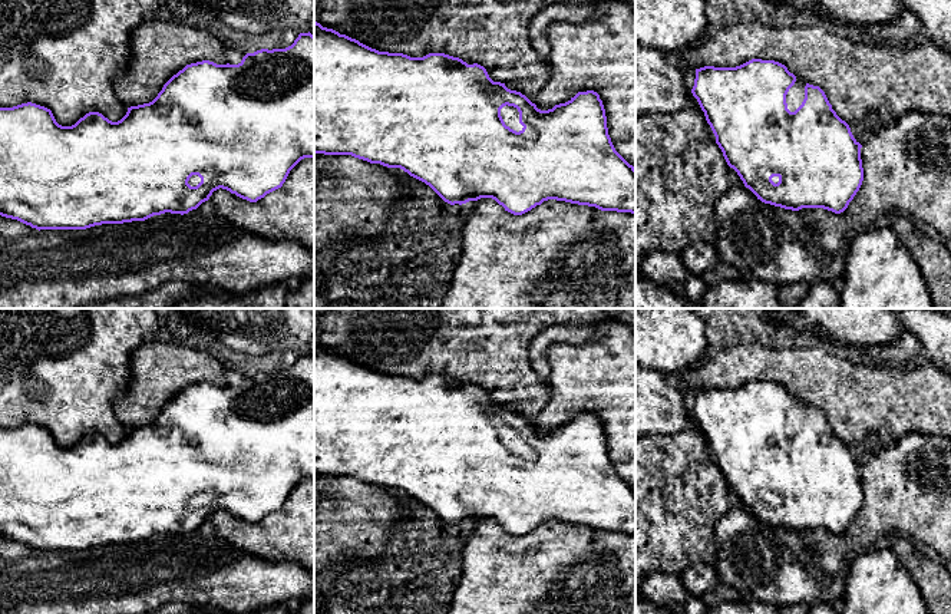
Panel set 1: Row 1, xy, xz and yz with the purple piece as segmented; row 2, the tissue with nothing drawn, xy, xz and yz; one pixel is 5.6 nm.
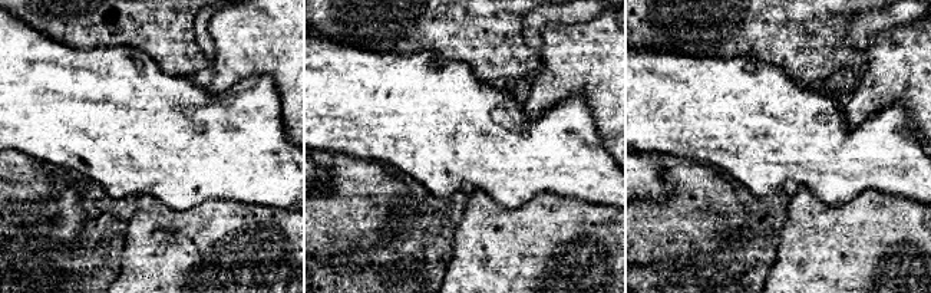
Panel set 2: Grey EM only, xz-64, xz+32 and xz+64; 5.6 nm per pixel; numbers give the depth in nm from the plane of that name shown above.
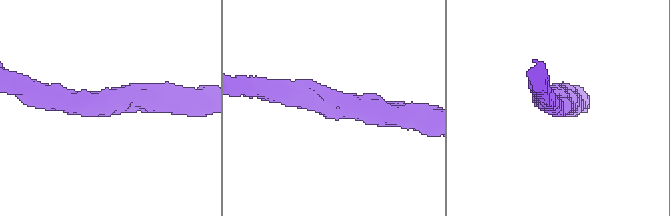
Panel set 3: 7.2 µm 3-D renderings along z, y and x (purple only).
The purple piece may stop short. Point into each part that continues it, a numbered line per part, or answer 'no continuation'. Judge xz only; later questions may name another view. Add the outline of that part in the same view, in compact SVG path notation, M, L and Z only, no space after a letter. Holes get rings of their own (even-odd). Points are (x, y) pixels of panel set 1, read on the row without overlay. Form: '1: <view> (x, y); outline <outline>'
1: xz (511, 438); outline M508 426L503 428L501 430L501 438L506 448L509 448L511 450L516 453L522 452L524 448L519 445L519 433L516 429L508 428Z

